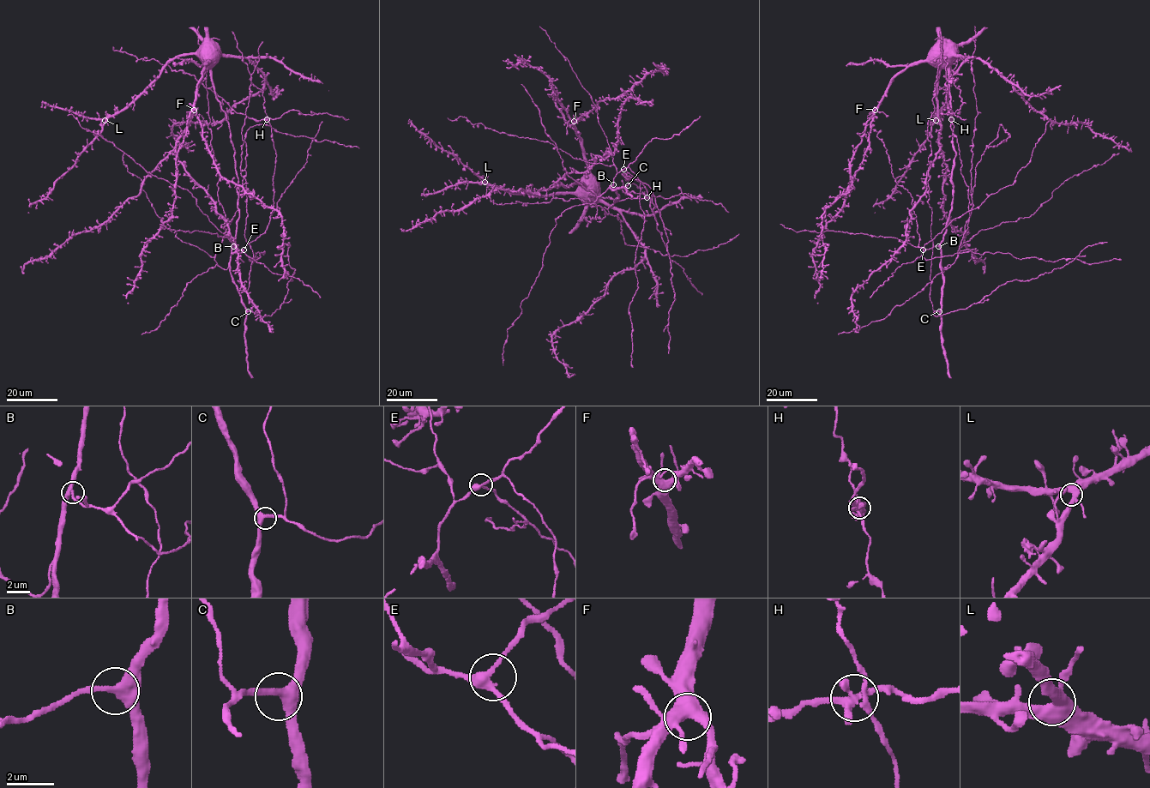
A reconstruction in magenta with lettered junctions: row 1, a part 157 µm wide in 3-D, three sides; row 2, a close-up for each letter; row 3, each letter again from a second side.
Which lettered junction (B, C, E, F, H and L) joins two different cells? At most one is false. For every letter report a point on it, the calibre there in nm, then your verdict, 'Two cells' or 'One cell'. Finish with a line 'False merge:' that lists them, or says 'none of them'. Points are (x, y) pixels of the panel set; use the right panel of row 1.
B: Place: (938, 246). Thickness 340 nm. One cell
C: Place: (939, 311). Thickness 320 nm. One cell
E: Place: (923, 249). Thickness 320 nm. One cell
F: Place: (875, 110). Thickness 480 nm. One cell
H: Place: (951, 119). Thickness 360 nm. Two cells
L: Place: (936, 120). Thickness 440 nm. One cell
False merge: H

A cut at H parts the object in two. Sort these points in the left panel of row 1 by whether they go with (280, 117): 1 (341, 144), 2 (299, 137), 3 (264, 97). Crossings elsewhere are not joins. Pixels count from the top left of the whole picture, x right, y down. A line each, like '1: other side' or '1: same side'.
1: other side
2: other side
3: other side

